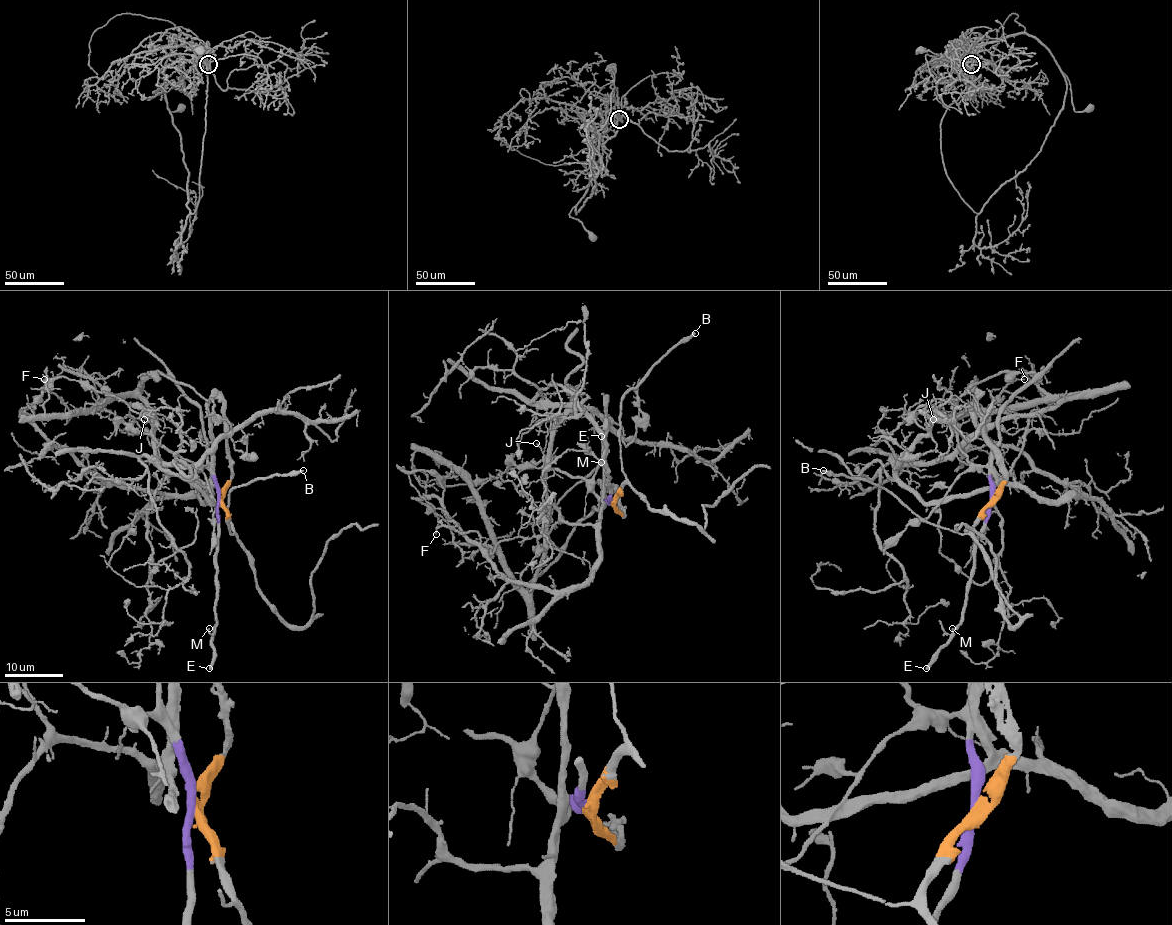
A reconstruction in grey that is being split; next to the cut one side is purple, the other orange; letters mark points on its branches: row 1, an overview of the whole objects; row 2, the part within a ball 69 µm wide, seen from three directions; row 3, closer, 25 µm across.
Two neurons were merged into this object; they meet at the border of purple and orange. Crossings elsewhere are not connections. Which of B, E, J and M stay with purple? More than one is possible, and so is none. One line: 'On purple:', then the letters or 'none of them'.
On purple: E, J, M

